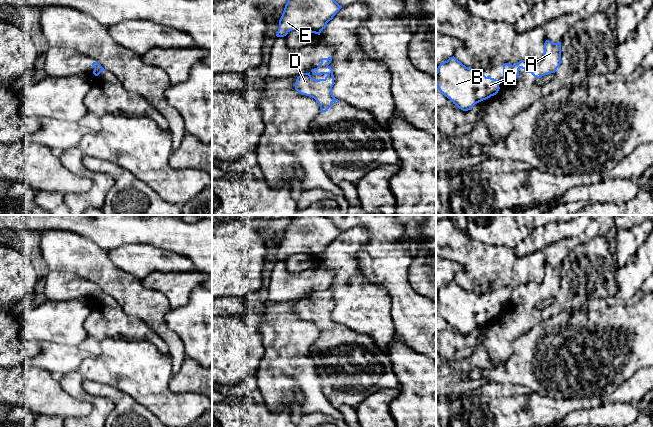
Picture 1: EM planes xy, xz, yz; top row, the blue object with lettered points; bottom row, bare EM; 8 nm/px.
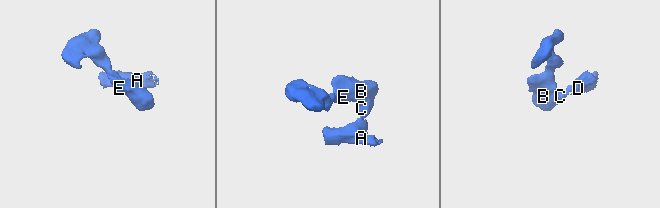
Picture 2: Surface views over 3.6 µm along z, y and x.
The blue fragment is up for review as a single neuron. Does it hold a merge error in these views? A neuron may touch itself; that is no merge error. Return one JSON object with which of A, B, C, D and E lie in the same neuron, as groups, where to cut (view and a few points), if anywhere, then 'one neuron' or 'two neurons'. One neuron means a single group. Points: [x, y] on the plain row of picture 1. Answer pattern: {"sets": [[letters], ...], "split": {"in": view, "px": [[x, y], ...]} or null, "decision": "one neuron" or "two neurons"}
{"sets": [["A", "D"], ["B", "C", "E"]], "split": {"in": "xz", "px": [[327, 289], [318, 291]]}, "decision": "two neurons"}

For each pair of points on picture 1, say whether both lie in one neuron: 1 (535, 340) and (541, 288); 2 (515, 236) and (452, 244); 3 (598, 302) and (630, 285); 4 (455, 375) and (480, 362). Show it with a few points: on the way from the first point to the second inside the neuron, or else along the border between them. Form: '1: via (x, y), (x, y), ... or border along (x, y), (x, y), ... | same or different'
1: border along (542, 319), (517, 337) | different
2: border along (465, 232), (483, 243), (502, 246) | different
3: border along (616, 268), (615, 296), (618, 298) | different
4: via (461, 369), (469, 362), (474, 362) | same

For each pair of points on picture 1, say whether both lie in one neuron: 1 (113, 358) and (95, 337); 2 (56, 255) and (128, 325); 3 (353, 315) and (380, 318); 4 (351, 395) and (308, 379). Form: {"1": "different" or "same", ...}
{"1": "different", "2": "different", "3": "same", "4": "different"}

